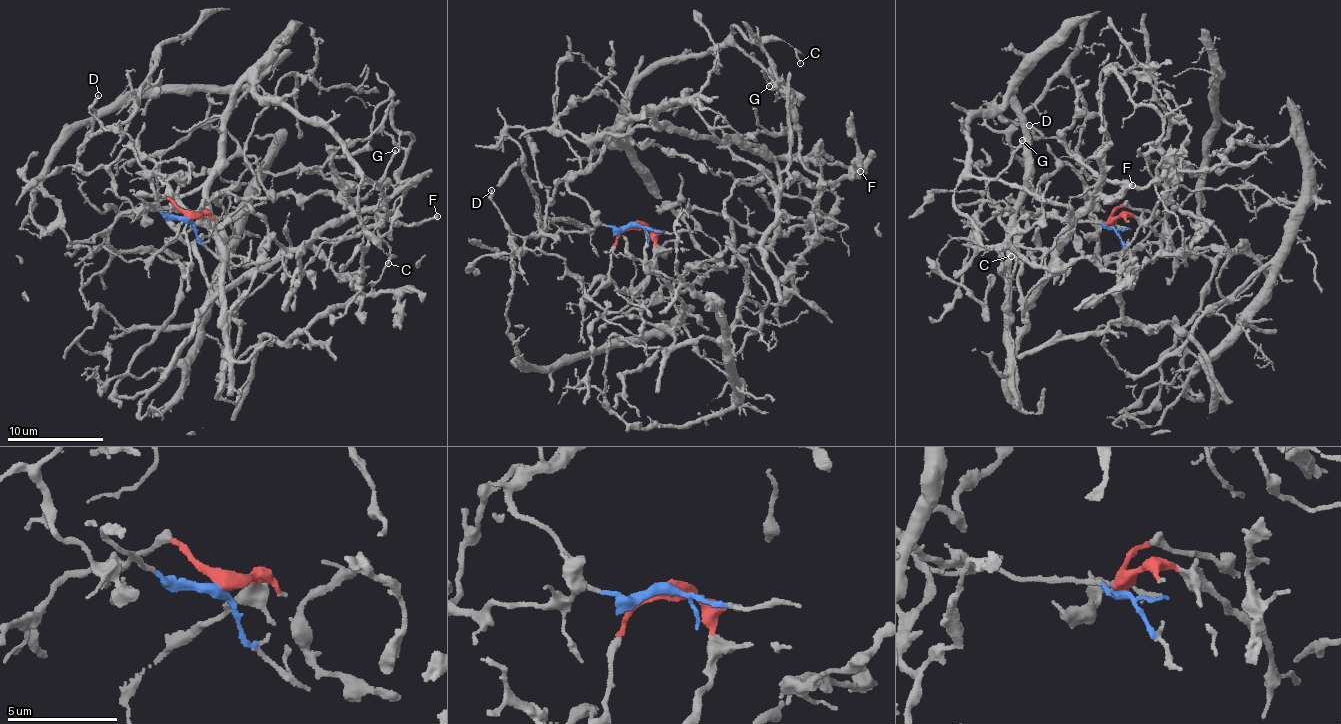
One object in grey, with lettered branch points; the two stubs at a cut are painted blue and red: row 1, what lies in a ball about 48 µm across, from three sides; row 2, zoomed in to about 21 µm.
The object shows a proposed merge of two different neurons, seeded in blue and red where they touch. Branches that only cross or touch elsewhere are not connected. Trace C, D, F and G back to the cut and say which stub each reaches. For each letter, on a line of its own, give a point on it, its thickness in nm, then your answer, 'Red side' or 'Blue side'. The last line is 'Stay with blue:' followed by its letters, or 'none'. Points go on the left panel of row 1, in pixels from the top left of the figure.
C: Place: (388, 263). Thickness 150 nm. Blue side
D: Place: (98, 95). Thickness 240 nm. Red side
F: Place: (437, 216). Thickness 280 nm. Red side
G: Place: (395, 150). Thickness 180 nm. Blue side
Stay with blue: C, G

